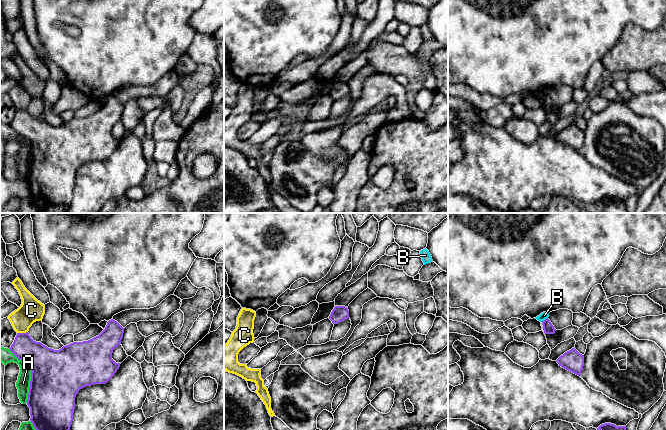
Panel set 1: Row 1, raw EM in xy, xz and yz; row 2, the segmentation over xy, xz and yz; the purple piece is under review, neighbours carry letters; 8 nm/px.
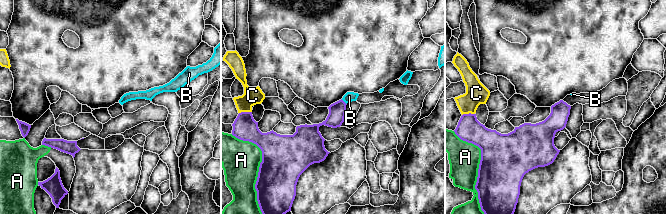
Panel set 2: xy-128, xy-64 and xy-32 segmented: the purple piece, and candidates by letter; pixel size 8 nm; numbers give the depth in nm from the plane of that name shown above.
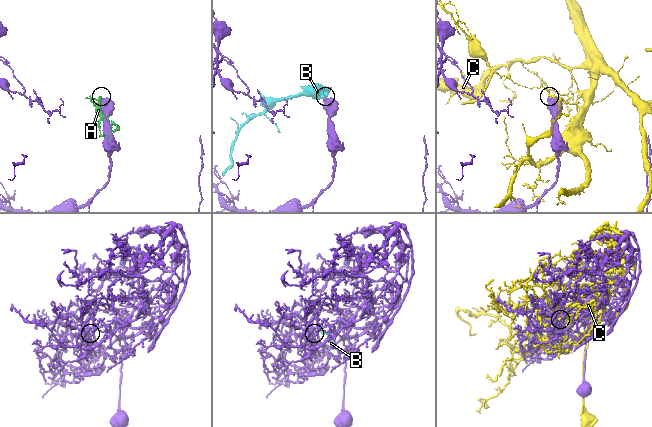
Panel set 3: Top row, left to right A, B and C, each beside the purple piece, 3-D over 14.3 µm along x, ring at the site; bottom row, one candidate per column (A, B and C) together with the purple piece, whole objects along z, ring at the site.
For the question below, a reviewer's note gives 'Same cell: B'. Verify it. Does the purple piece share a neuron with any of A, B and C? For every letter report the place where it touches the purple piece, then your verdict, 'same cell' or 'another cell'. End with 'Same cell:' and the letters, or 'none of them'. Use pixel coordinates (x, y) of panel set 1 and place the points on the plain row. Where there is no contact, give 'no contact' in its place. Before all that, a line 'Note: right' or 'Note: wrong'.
Note: wrong
A: xy (31, 149) | another cell
B: yz (545, 95) | another cell
C: xy (22, 109) | another cell
Same cell: none of them

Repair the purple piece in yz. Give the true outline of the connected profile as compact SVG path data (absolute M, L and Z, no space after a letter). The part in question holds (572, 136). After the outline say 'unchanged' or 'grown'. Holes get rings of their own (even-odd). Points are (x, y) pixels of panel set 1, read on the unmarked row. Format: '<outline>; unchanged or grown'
M575 124L565 128L557 136L562 144L580 152L584 142L584 131L580 130Z; unchanged

